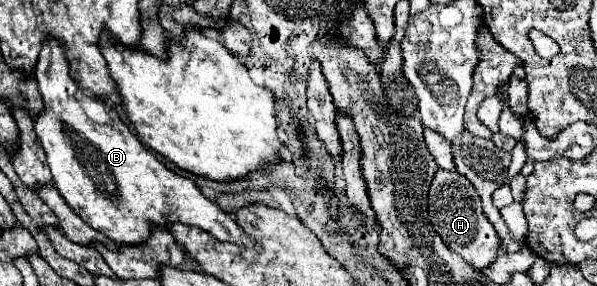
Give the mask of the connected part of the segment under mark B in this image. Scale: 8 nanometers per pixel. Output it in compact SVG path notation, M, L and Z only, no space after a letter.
M44 41L34 77L40 85L44 109L32 115L32 119L36 135L46 151L54 187L90 227L102 231L116 243L132 245L148 239L152 223L166 225L170 221L182 221L206 229L220 241L250 245L246 233L234 219L212 199L202 195L192 179L168 169L148 151L120 121L114 109L108 111L108 123L96 123L86 115L78 101L80 89L68 75L68 61L58 41Z

